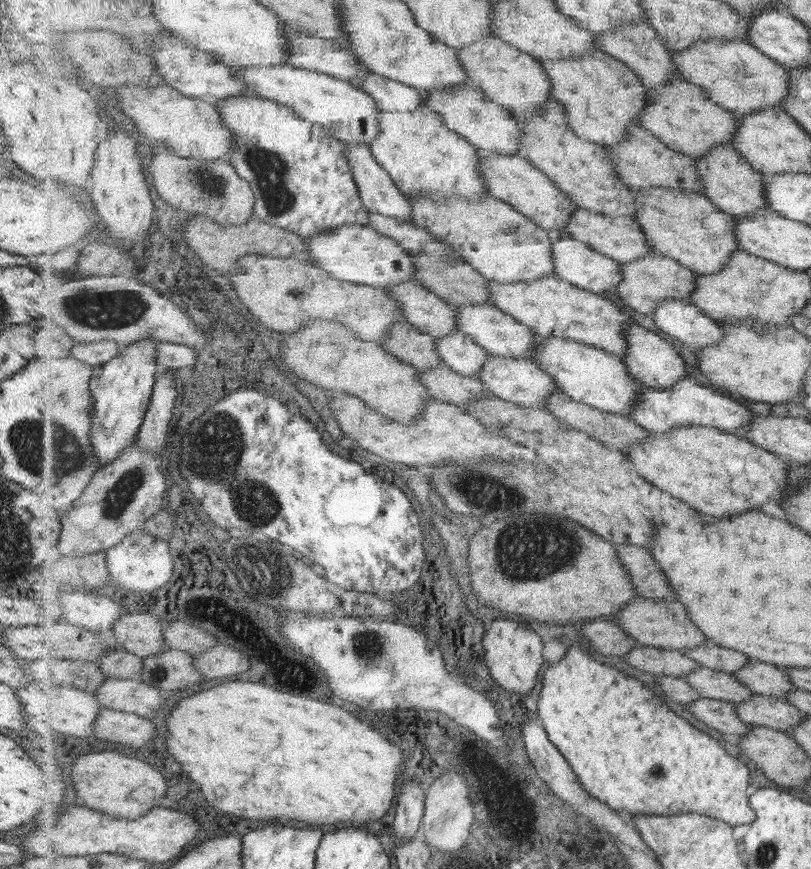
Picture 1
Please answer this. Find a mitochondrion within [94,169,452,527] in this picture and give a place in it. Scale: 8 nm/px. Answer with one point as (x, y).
(118, 497)

